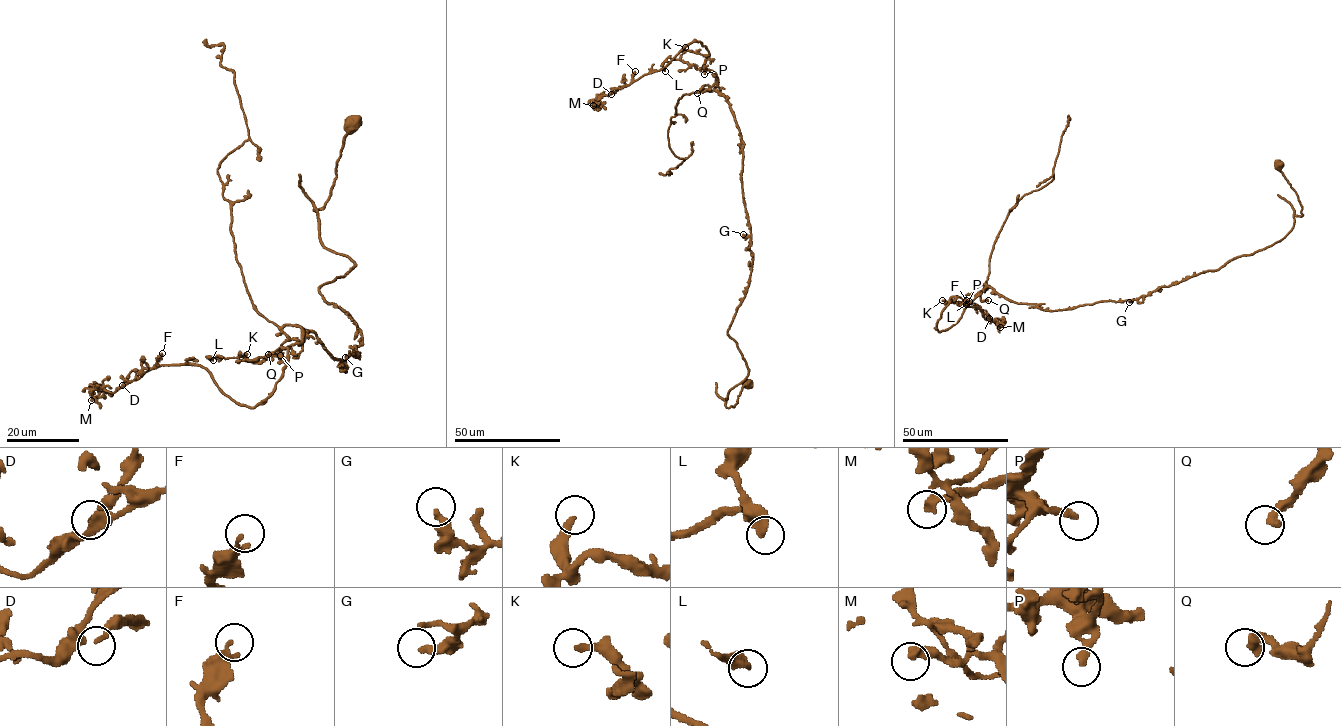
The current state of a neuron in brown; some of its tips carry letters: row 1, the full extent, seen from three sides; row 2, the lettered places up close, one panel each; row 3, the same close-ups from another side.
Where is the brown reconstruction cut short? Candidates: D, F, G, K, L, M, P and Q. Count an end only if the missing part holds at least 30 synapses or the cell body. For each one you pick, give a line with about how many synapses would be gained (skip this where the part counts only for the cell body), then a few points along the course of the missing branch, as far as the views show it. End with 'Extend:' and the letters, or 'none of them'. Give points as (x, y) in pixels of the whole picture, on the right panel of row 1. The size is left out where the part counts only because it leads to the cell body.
Extend: none of them

